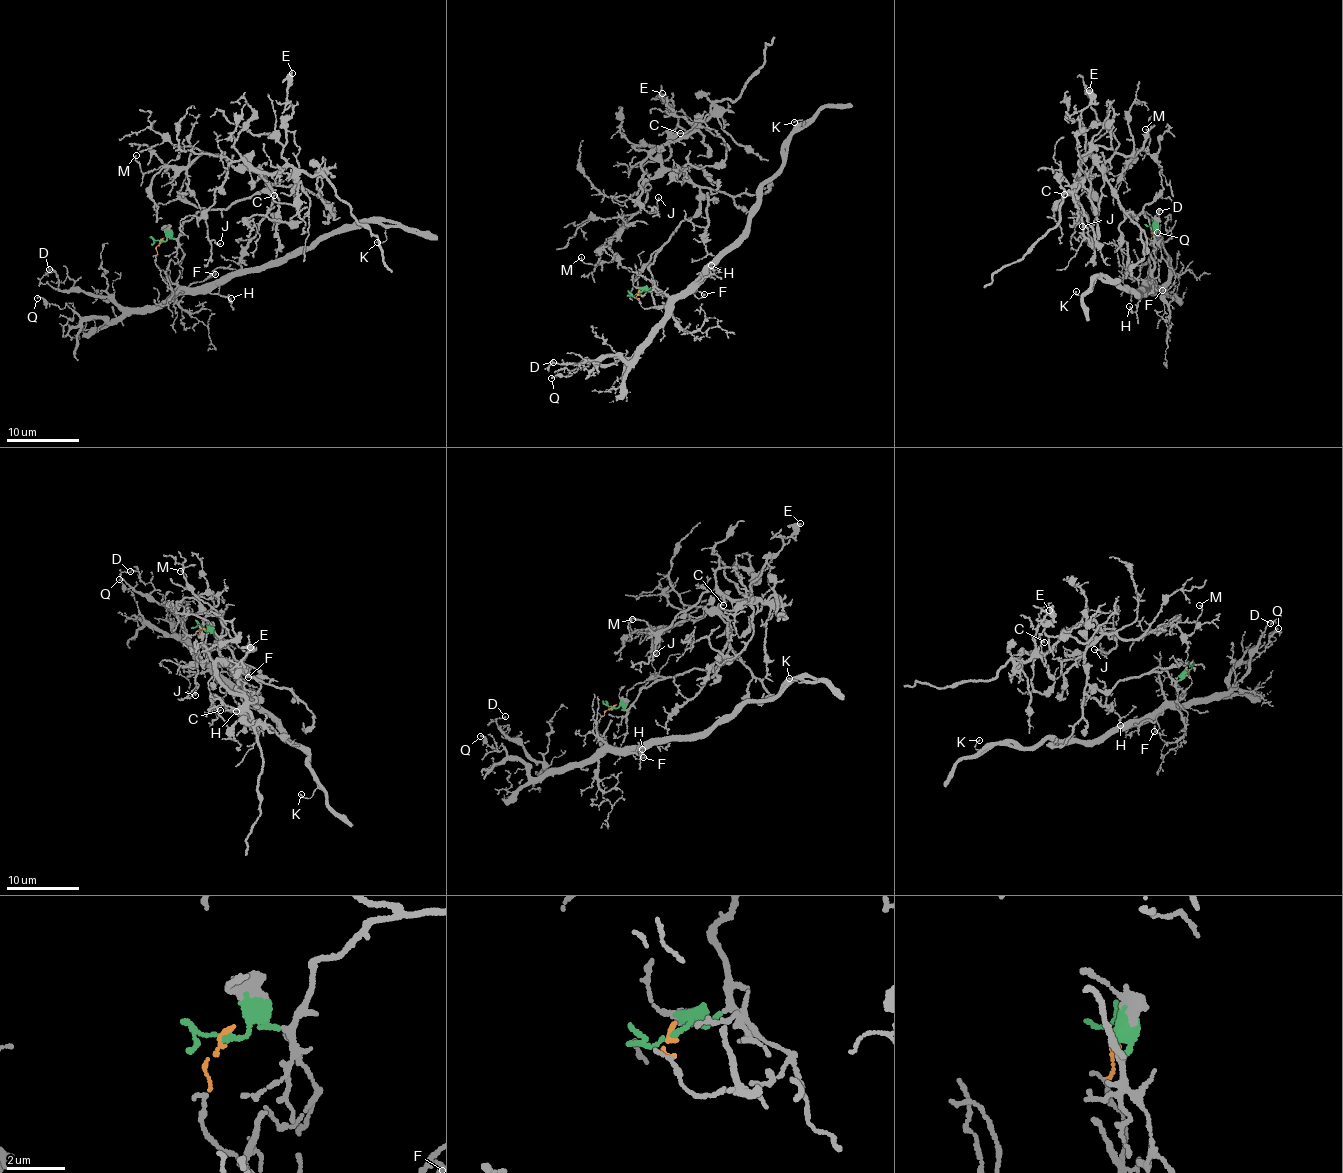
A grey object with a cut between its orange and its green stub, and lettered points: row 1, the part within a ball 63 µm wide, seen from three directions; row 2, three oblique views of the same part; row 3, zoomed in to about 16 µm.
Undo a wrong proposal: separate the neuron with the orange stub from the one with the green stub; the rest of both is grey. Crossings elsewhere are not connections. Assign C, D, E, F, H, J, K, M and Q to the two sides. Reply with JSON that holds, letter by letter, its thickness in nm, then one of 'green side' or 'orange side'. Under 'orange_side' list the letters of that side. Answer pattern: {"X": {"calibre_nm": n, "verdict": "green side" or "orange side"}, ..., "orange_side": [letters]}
{"C": {"calibre_nm": 130, "verdict": "green side"}, "D": {"calibre_nm": 120, "verdict": "orange side"}, "E": {"calibre_nm": 320, "verdict": "green side"}, "F": {"calibre_nm": 160, "verdict": "orange side"}, "H": {"calibre_nm": 150, "verdict": "orange side"}, "J": {"calibre_nm": 130, "verdict": "green side"}, "K": {"calibre_nm": 110, "verdict": "orange side"}, "M": {"calibre_nm": 110, "verdict": "green side"}, "Q": {"calibre_nm": 110, "verdict": "orange side"}, "orange_side": ["D", "F", "H", "K", "Q"]}

